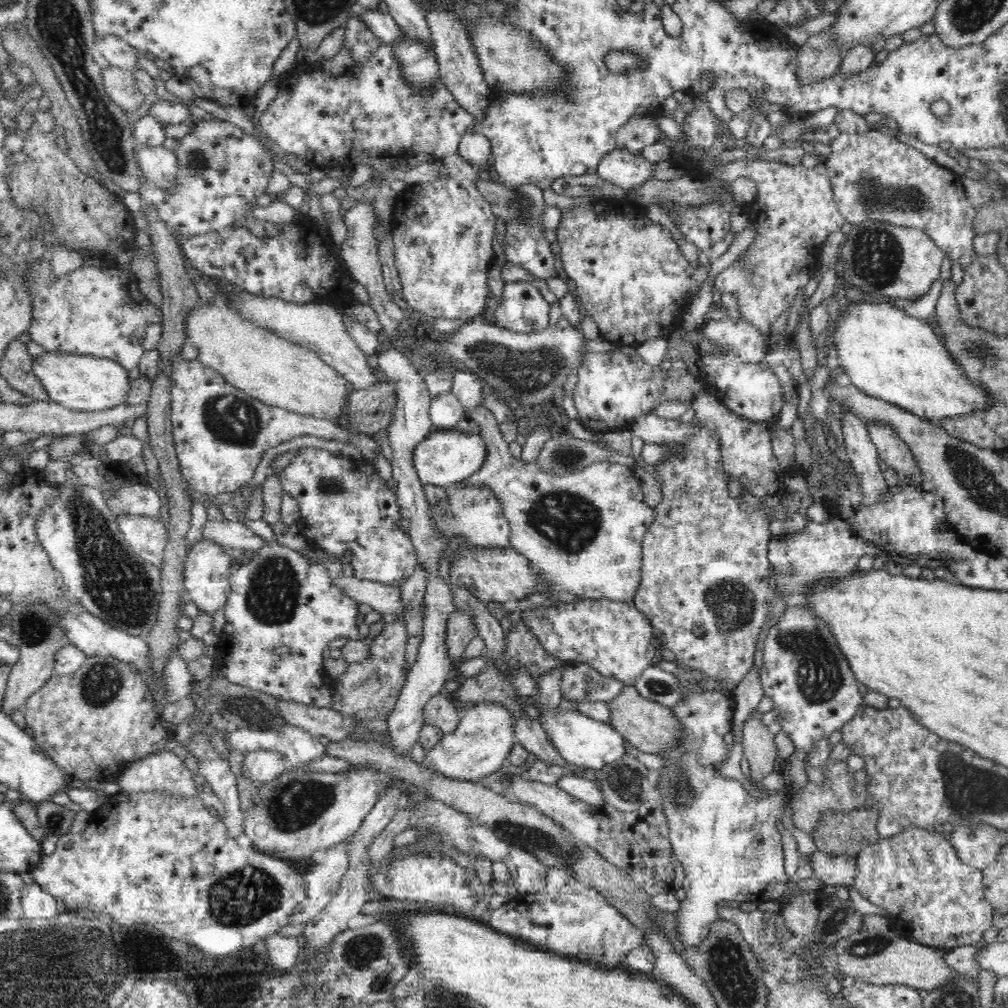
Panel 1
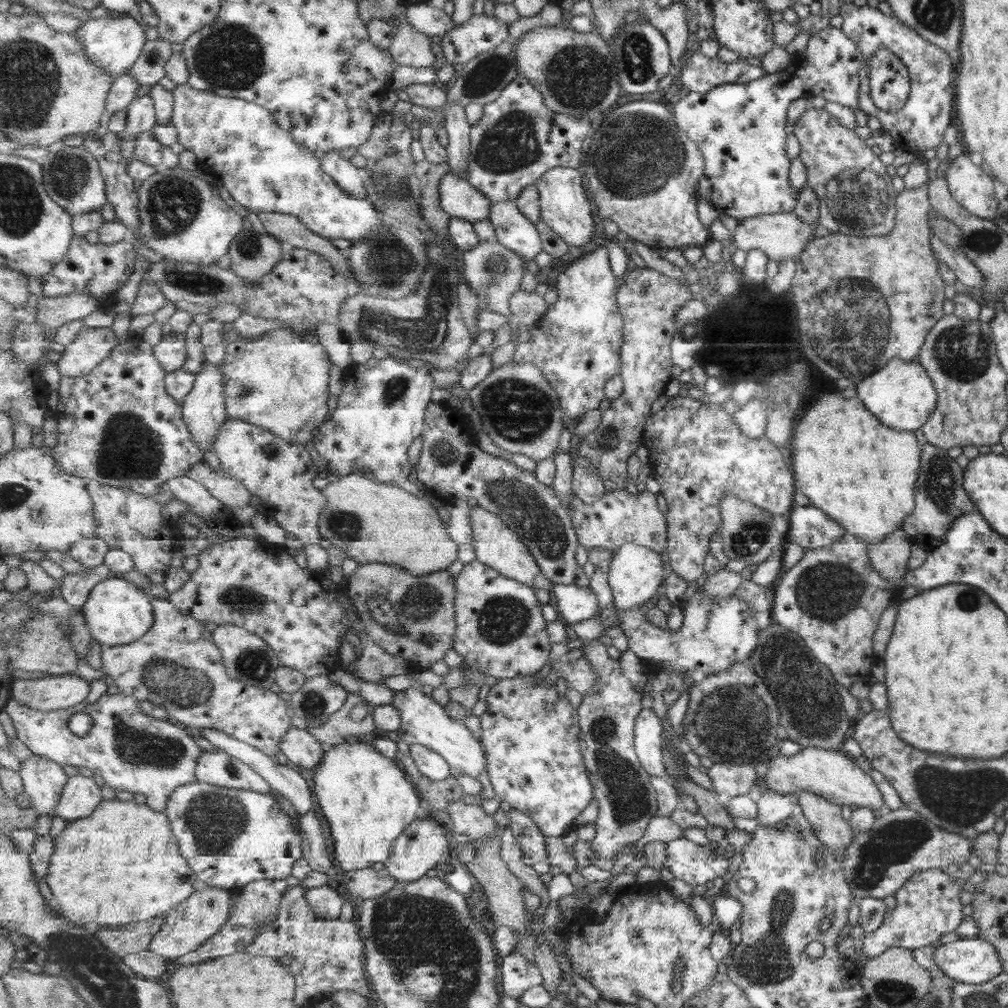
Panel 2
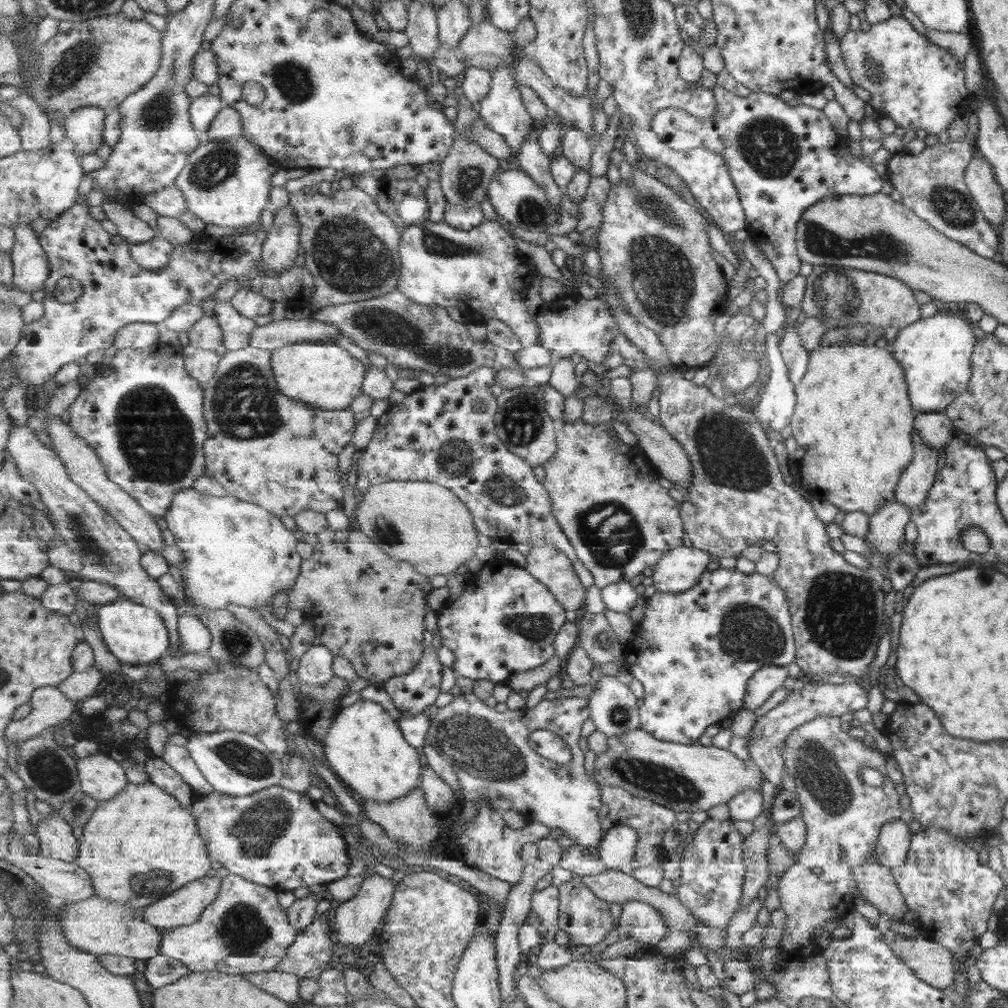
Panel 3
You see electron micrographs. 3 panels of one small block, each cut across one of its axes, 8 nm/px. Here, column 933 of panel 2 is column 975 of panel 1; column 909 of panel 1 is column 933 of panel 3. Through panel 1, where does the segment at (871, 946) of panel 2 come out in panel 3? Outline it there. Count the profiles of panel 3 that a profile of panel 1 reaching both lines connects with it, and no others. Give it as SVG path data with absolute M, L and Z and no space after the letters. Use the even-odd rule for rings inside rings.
M935 827L921 828L911 834L905 863L897 868L891 868L890 873L897 889L903 895L905 907L917 914L920 936L938 942L951 952L952 957L959 964L963 964L969 950L978 944L979 936L986 931L985 927L989 915L992 914L993 902L998 893L1003 890L1005 876L999 876L991 868L979 864L977 846L968 842L962 843L960 839L949 835L947 831Z

